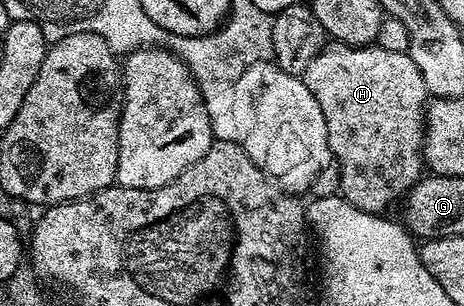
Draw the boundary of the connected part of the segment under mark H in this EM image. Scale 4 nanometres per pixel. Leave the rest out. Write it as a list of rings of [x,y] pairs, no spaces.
[[[331,40],[301,77],[321,104],[328,148],[340,169],[342,197],[370,214],[387,212],[425,174],[423,135],[429,95],[417,64],[410,54],[389,52],[377,44],[347,46]]]

